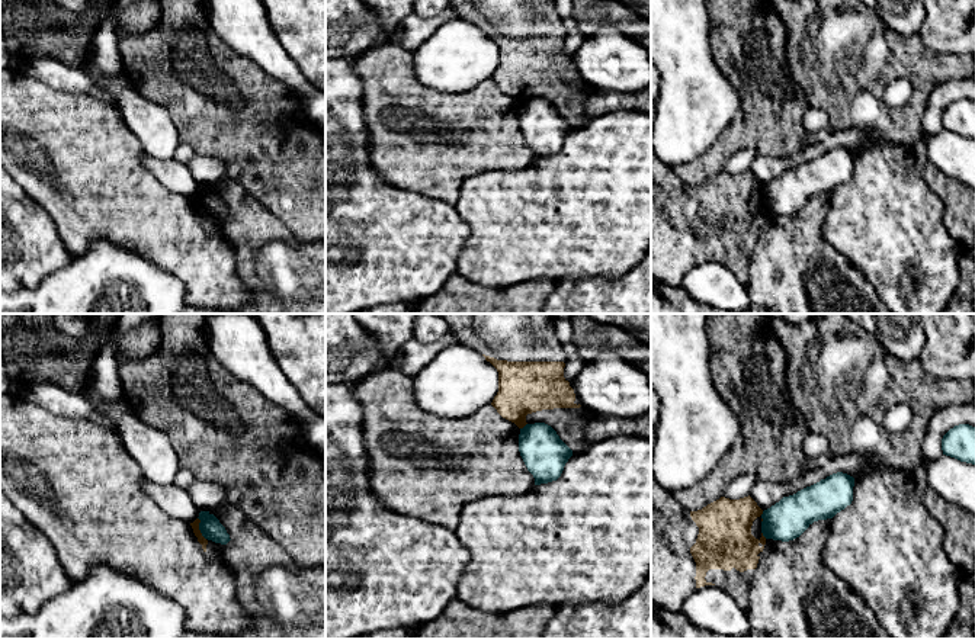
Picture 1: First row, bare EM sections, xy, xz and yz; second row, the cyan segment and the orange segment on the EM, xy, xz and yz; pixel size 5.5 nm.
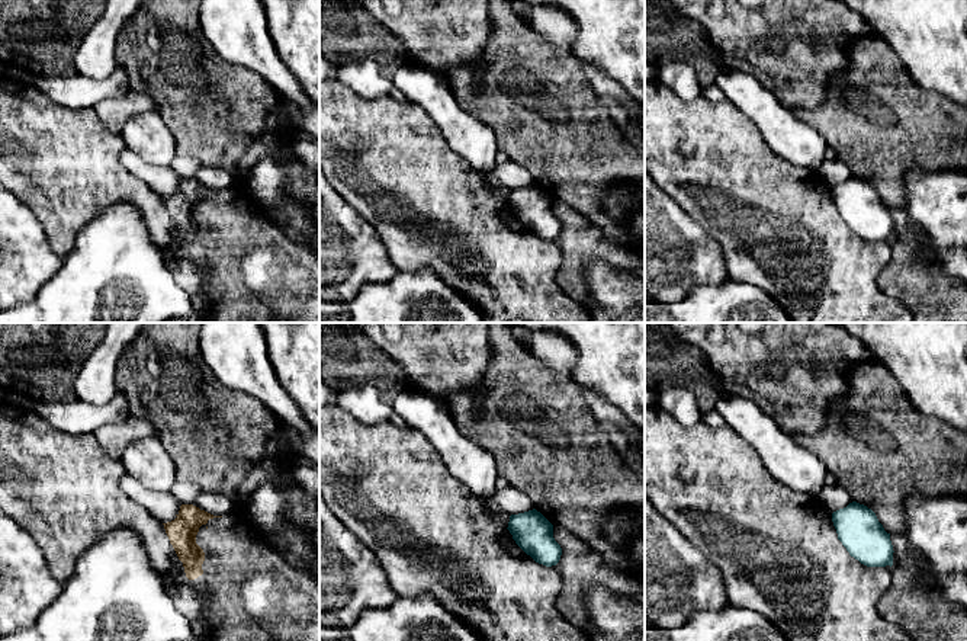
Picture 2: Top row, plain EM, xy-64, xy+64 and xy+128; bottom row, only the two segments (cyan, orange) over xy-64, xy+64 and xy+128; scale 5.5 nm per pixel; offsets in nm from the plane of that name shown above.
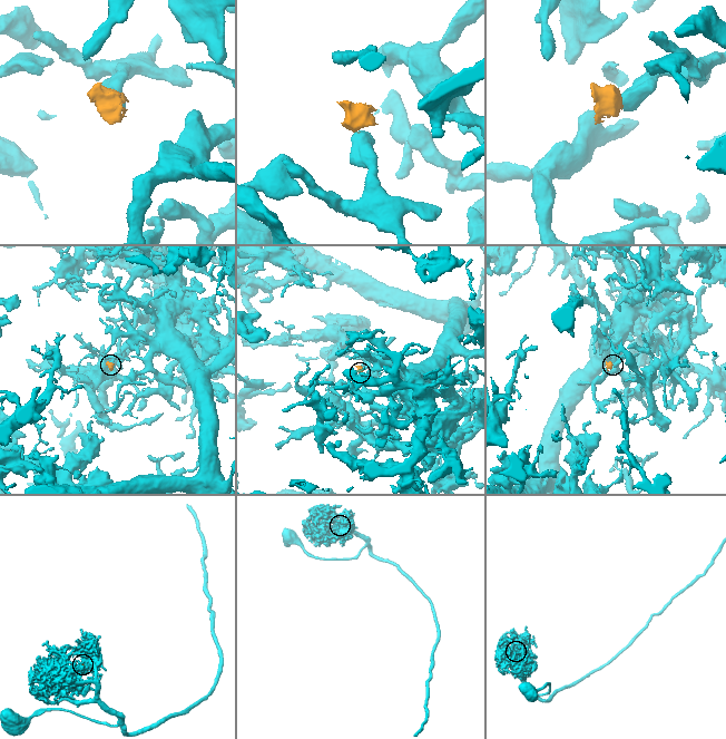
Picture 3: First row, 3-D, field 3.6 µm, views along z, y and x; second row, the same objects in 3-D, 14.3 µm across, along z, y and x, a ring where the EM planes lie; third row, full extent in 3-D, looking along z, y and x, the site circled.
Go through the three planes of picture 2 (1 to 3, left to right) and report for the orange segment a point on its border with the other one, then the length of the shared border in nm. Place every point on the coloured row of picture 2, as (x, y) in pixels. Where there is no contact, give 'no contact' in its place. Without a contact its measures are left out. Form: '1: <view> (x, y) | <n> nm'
1: no contact
2: no contact
3: no contact

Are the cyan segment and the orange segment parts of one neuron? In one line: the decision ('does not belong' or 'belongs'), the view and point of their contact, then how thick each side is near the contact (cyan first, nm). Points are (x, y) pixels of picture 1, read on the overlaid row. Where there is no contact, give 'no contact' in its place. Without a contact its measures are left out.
does not belong | xy (199, 529) | 120/50 nm

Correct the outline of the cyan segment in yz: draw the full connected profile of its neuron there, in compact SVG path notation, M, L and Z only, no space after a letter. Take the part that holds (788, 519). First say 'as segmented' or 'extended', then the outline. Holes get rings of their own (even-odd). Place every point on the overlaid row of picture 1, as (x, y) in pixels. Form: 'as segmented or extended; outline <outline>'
as segmented; outline M837 472L820 482L783 497L761 514L766 539L789 542L814 521L833 518L853 501L854 478Z

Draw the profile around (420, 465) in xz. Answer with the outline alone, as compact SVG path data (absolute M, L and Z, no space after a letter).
M389 366L353 382L355 398L363 410L363 443L369 457L369 479L373 495L389 510L456 530L466 504L487 497L517 497L535 487L520 452L520 428L503 418L488 404L462 418L440 418L421 410L414 401L413 376Z

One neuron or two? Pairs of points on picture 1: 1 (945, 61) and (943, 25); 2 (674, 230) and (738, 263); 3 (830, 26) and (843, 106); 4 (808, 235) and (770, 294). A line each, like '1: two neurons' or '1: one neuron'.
1: two neurons
2: one neuron
3: one neuron
4: one neuron

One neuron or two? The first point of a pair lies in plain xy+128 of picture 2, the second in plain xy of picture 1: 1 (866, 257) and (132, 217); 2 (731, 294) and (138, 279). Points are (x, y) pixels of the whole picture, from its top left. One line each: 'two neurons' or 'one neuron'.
1: one neuron
2: one neuron

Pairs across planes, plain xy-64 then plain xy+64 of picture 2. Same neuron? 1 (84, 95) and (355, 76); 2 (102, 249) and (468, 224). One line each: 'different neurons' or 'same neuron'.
1: same neuron
2: different neurons

